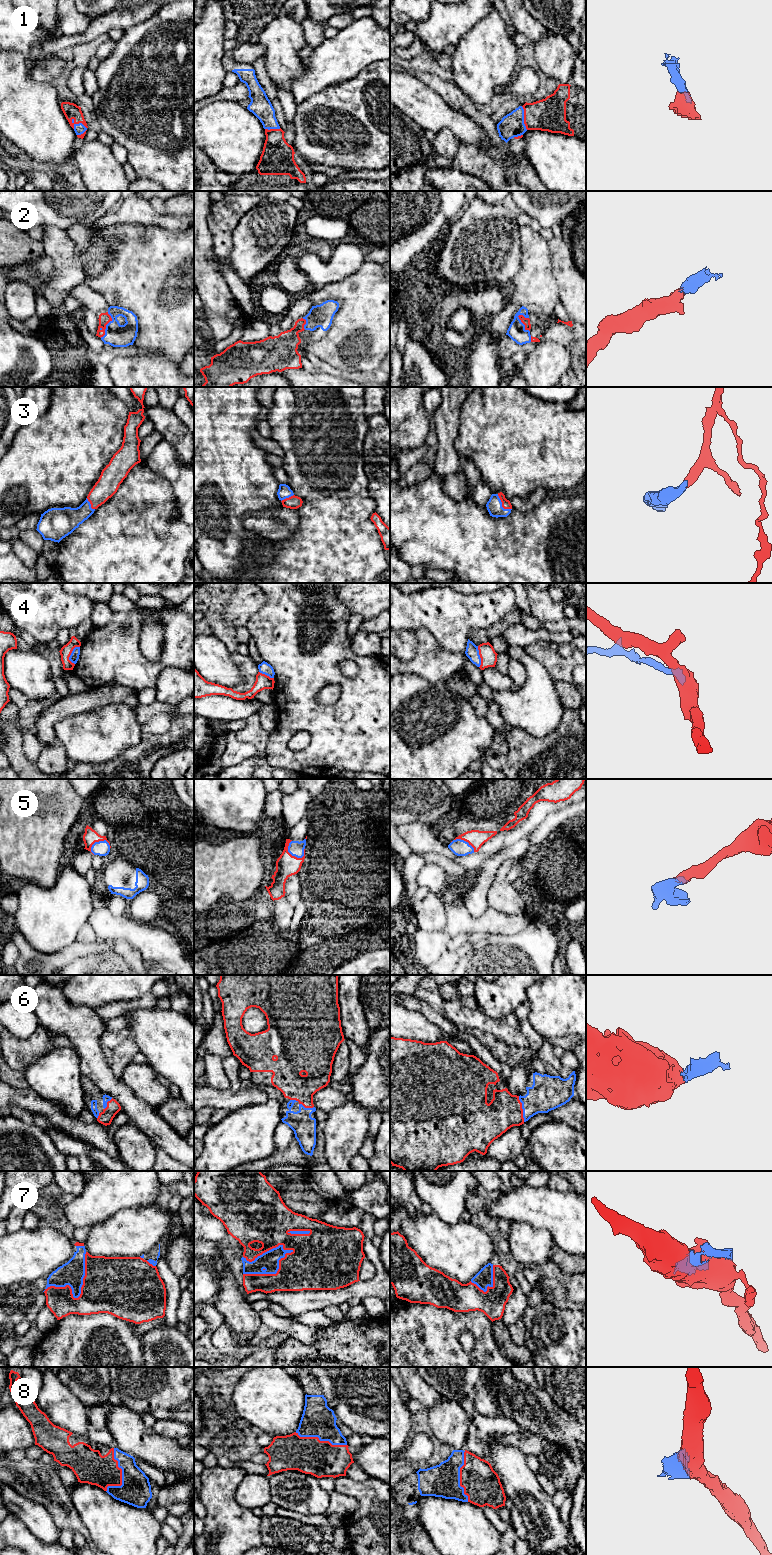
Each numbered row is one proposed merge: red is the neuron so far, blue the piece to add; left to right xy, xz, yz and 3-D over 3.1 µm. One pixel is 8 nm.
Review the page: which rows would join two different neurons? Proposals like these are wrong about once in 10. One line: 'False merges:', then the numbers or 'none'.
False merges: none

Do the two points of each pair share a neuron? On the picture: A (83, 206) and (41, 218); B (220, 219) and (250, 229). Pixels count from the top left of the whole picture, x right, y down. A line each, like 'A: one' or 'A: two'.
A: one
B: two

